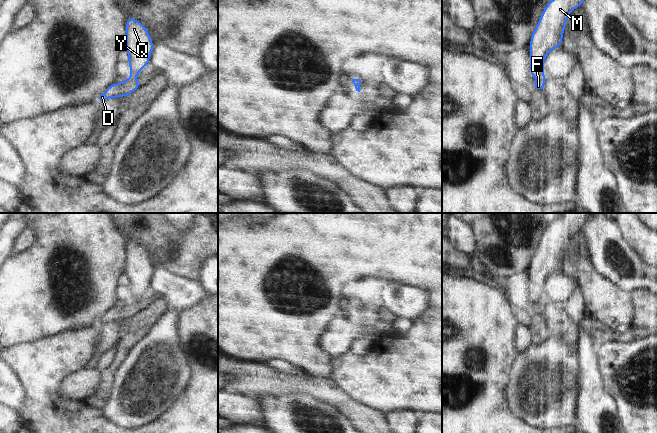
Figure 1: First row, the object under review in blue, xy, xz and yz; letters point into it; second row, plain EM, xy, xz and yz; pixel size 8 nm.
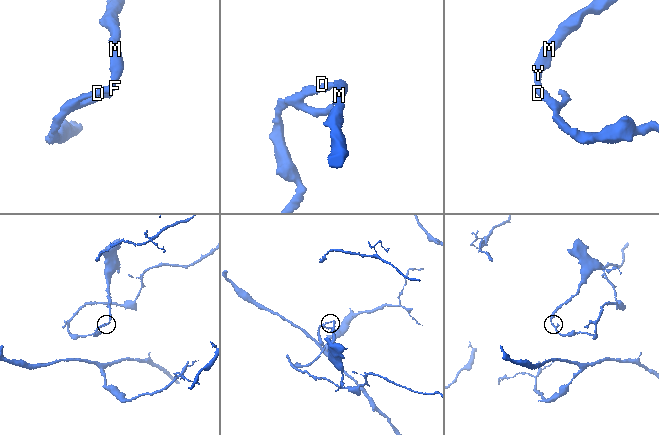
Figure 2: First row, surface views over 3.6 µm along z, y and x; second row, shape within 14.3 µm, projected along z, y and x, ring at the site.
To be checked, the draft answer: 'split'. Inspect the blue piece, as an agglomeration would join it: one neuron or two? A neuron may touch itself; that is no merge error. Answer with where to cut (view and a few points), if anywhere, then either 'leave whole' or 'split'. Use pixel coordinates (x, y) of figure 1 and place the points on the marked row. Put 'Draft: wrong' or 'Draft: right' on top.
Draft: right
cut in yz along (543, 75), (537, 78); split

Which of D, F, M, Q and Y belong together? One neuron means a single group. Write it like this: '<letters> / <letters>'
D F / M Q Y

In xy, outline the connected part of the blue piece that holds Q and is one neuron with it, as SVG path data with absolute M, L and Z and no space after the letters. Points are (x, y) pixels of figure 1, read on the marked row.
M133 17L127 18L125 50L129 57L131 77L136 77L150 62L153 48L152 38L143 24Z

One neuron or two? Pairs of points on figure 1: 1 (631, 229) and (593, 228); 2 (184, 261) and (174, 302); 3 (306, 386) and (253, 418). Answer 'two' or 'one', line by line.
1: two
2: two
3: two

